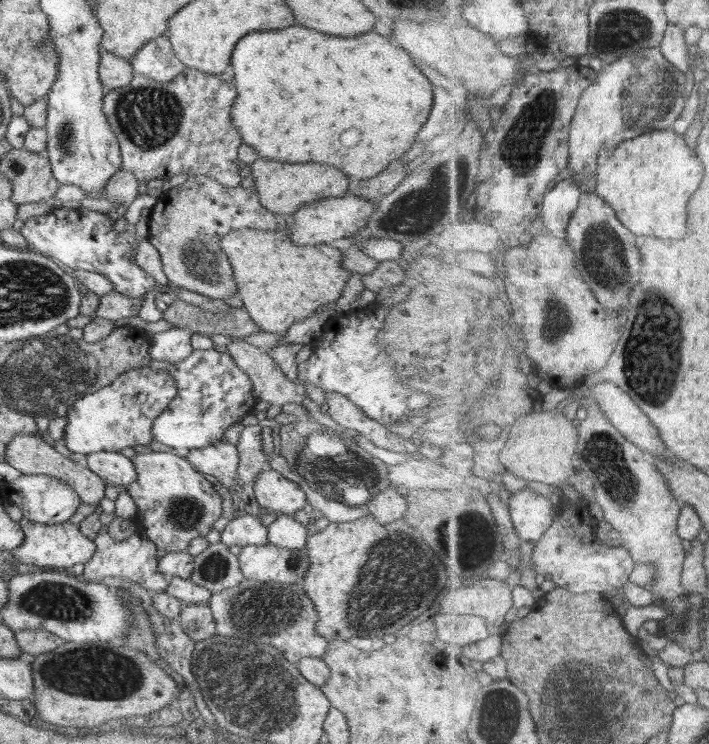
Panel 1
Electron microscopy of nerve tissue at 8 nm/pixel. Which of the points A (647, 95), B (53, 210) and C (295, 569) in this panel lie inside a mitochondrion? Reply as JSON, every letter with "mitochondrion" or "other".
{"A":"mitochondrion","B":"other","C":"mitochondrion"}

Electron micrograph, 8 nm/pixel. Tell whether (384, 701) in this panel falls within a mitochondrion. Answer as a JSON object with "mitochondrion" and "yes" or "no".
{"mitochondrion":"yes"}

